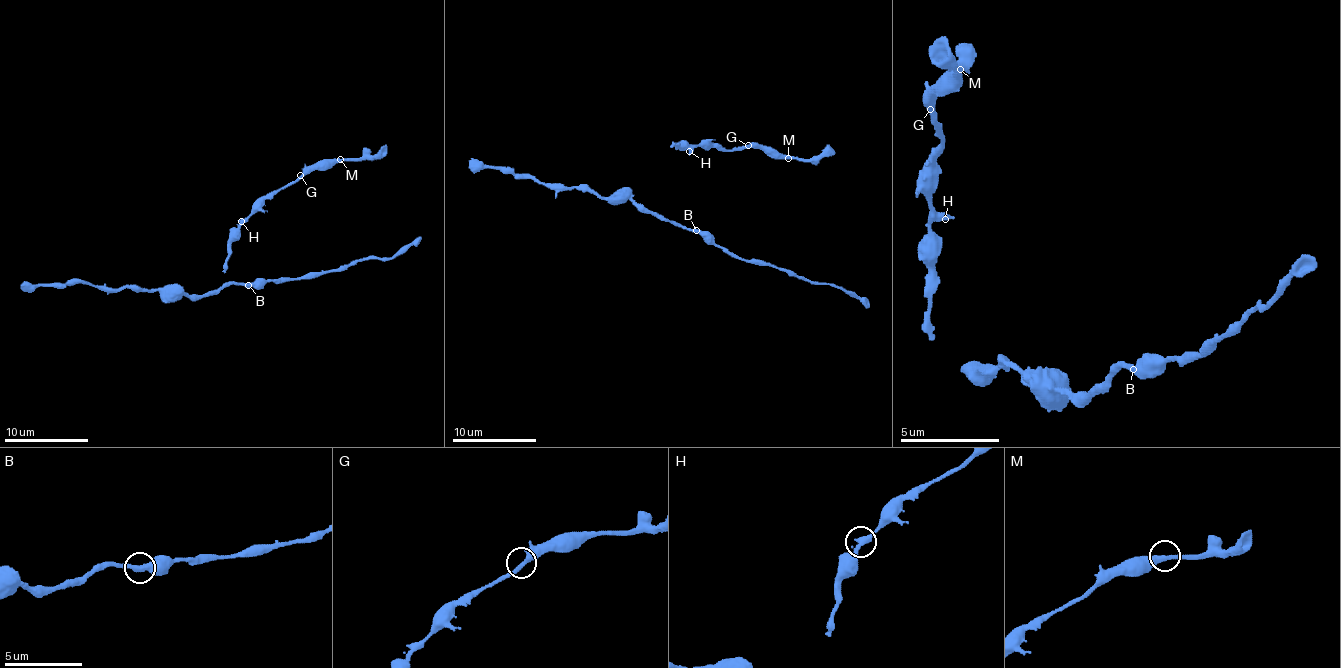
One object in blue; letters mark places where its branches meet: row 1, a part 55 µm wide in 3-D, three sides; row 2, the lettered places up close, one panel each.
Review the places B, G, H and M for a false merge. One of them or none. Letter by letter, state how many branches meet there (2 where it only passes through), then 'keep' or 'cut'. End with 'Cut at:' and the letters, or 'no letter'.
B: 2 branches meet; keep
G: 2 branches meet; keep
H: 2 branches meet; keep
M: 2 branches meet; keep
Cut at: no letter

